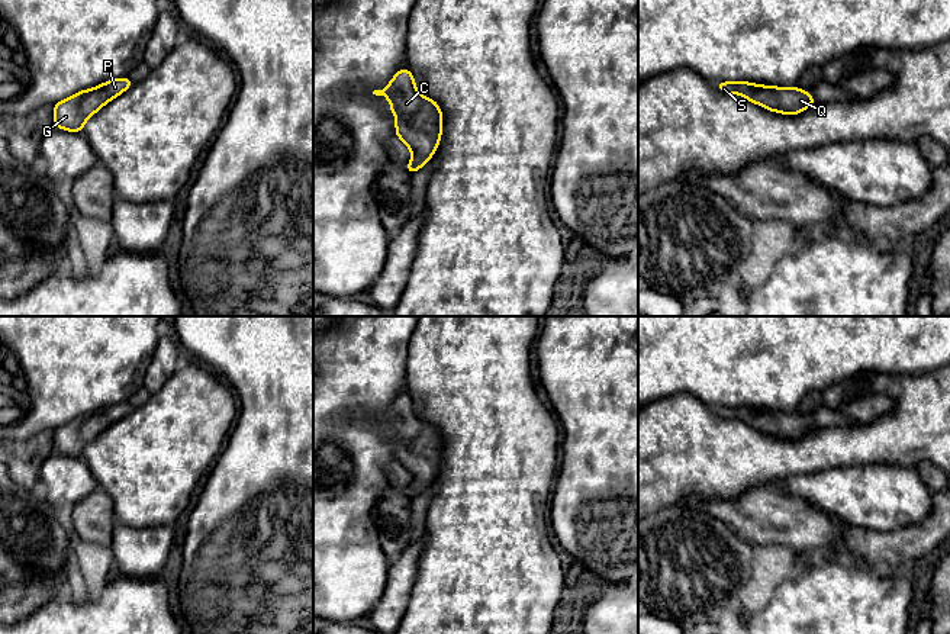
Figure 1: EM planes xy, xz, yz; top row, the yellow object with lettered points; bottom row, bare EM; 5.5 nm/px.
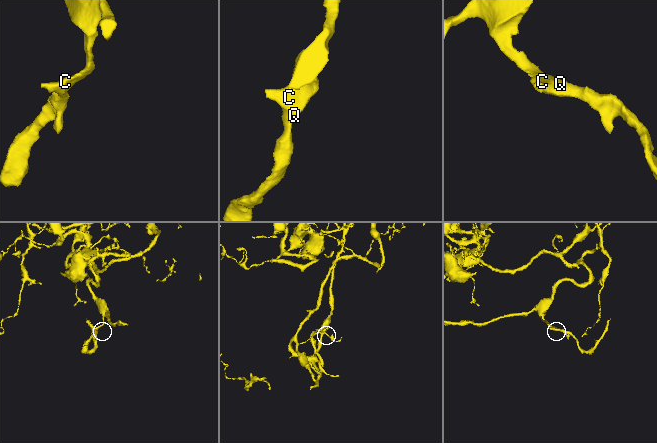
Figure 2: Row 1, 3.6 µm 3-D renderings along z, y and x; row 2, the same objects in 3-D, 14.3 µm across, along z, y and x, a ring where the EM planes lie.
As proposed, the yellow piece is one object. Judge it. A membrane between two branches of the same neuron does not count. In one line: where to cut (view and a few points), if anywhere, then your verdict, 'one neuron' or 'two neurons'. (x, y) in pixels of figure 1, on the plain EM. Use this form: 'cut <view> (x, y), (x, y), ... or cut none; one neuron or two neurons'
cut none; one neuron

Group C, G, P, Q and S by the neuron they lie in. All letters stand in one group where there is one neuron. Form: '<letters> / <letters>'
C G P Q S

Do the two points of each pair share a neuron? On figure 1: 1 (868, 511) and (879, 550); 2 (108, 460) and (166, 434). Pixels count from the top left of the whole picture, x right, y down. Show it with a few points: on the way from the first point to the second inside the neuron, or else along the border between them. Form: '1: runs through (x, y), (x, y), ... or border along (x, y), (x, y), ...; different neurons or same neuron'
1: border along (847, 524), (881, 531), (907, 527); different neurons
2: runs through (122, 460), (139, 460), (151, 449); same neuron

